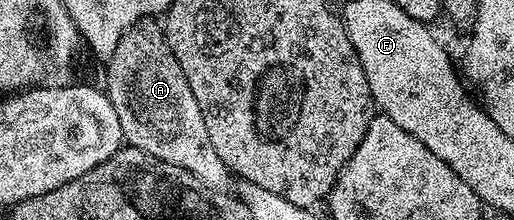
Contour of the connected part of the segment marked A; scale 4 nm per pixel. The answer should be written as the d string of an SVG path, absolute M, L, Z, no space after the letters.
M145 17L139 23L133 23L129 31L122 33L122 41L118 41L118 49L114 49L112 56L106 60L106 67L106 94L110 105L114 105L114 113L118 113L118 121L122 125L127 146L142 149L162 161L170 161L170 165L178 165L194 173L194 177L214 189L228 191L229 169L220 160L218 153L214 153L214 145L210 141L210 133L206 133L206 121L202 117L202 109L198 109L194 89L190 89L186 73L182 73L182 65L178 65L178 57L174 57L170 49L163 26L152 17Z

